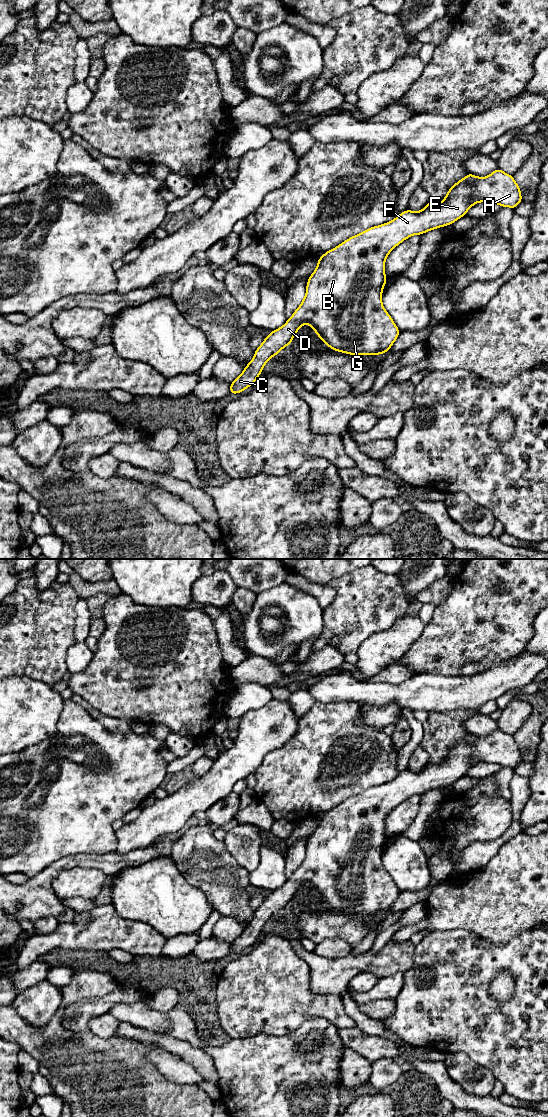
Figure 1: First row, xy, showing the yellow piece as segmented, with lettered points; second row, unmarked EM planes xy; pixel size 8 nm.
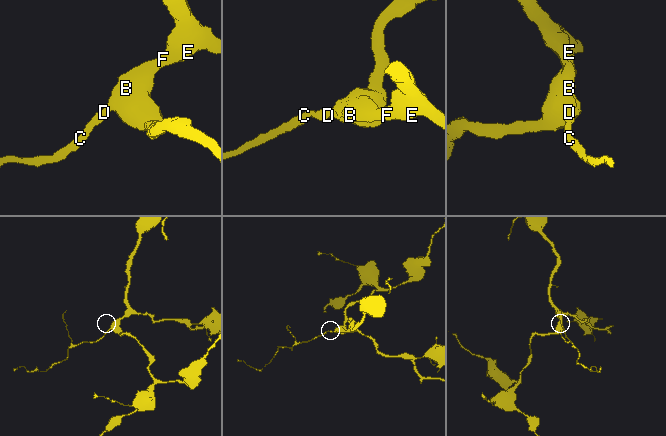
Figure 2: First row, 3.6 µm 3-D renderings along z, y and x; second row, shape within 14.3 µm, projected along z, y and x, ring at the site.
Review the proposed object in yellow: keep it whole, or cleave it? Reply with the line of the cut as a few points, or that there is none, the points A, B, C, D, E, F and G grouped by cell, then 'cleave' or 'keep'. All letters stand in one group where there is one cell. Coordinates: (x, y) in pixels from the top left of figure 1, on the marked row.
no cut | A B C D E F G | keep

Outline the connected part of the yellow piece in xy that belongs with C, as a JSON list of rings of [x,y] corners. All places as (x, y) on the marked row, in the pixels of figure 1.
[[[497,168],[487,177],[468,173],[447,192],[443,201],[427,205],[418,212],[410,209],[378,226],[352,236],[319,257],[315,271],[310,275],[306,295],[291,318],[280,328],[271,331],[255,350],[253,359],[243,372],[230,383],[230,395],[243,392],[255,383],[268,360],[290,345],[303,324],[312,327],[317,336],[332,350],[349,355],[380,355],[389,351],[400,334],[382,303],[382,292],[387,282],[385,260],[400,243],[413,235],[451,225],[479,202],[495,203],[513,210],[521,203],[519,185],[512,175]]]

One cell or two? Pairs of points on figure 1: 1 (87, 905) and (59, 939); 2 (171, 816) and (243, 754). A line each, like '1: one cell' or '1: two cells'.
1: two cells
2: one cell

